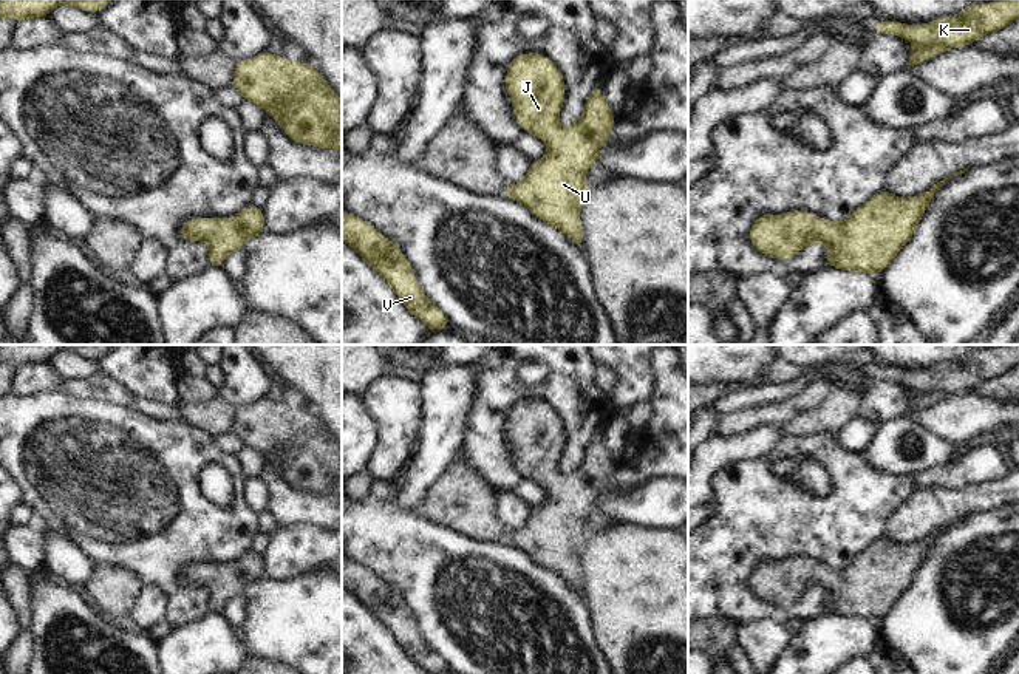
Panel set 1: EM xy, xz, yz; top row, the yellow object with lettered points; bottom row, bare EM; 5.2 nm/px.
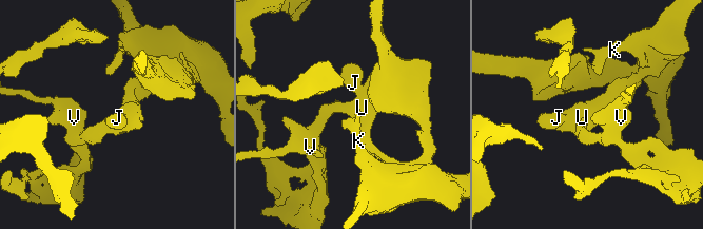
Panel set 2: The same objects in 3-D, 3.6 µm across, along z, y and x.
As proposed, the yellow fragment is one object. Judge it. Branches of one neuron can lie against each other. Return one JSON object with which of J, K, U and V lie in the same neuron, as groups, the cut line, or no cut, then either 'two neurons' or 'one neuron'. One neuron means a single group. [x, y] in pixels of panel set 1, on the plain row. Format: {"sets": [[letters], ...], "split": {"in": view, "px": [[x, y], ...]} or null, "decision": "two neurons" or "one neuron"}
{"sets": [["J", "K", "U", "V"]], "split": null, "decision": "one neuron"}

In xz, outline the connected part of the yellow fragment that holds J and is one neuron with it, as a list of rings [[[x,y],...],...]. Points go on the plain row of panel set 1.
[[[526,399],[509,408],[506,420],[506,436],[510,442],[515,458],[515,468],[526,478],[547,490],[547,501],[530,509],[527,521],[520,530],[504,530],[503,541],[521,549],[537,564],[566,580],[580,592],[583,577],[580,574],[580,555],[589,538],[584,518],[597,509],[598,496],[611,484],[615,461],[605,450],[603,431],[592,436],[586,445],[581,464],[571,473],[558,471],[558,461],[564,450],[563,419],[546,402],[538,399]]]

